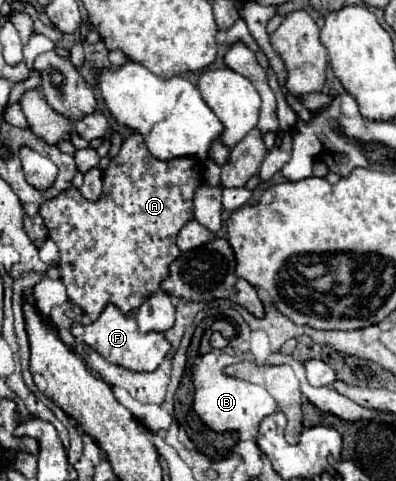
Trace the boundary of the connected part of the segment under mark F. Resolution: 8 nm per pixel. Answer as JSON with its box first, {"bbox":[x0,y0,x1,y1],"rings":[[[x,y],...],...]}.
{"bbox":[72,304,170,372],"rings":[[[108,304],[106,310],[100,314],[100,318],[90,326],[74,324],[72,334],[76,338],[82,338],[92,350],[98,350],[98,354],[102,354],[102,358],[106,358],[108,362],[118,362],[118,366],[126,366],[126,370],[138,370],[138,372],[154,372],[170,350],[170,344],[164,338],[164,334],[160,332],[140,334],[134,314],[126,316],[112,304]]]}

